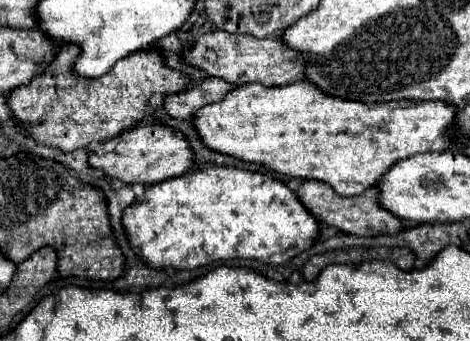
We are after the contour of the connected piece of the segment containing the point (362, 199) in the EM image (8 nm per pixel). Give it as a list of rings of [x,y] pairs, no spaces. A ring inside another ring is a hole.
[[[305,180],[297,194],[299,194],[301,202],[307,206],[307,210],[321,224],[341,228],[349,234],[355,234],[355,236],[383,236],[383,234],[389,234],[389,236],[393,236],[393,234],[399,234],[403,230],[401,220],[379,204],[379,190],[377,188],[369,188],[369,190],[365,190],[365,194],[361,194],[357,198],[343,198],[325,182]]]

